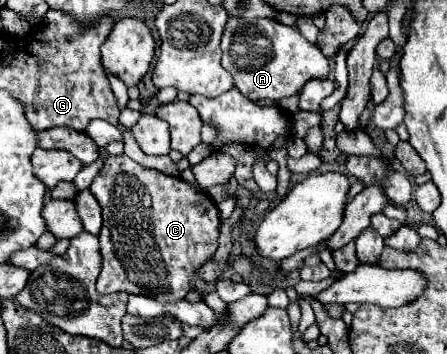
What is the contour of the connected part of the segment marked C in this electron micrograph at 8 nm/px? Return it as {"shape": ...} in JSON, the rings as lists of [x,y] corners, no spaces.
{"shape":[[[125,154],[109,156],[103,170],[91,184],[93,196],[103,208],[103,228],[99,232],[101,244],[101,274],[97,278],[99,294],[127,292],[157,298],[159,302],[177,302],[191,290],[203,294],[205,282],[197,276],[197,268],[211,260],[217,250],[219,238],[219,210],[217,204],[199,192],[189,182],[147,170],[141,164],[129,160]]]}

